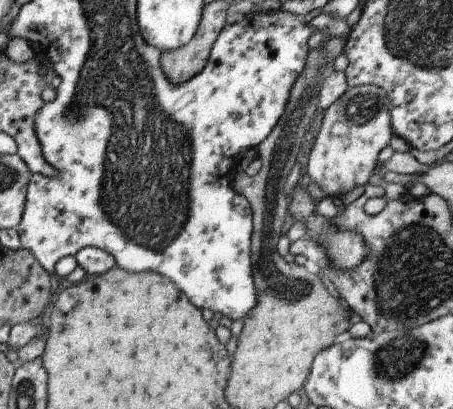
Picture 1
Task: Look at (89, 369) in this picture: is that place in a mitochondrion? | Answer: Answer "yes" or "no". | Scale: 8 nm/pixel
no

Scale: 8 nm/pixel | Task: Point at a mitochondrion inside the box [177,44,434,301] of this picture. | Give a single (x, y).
(360, 109)

